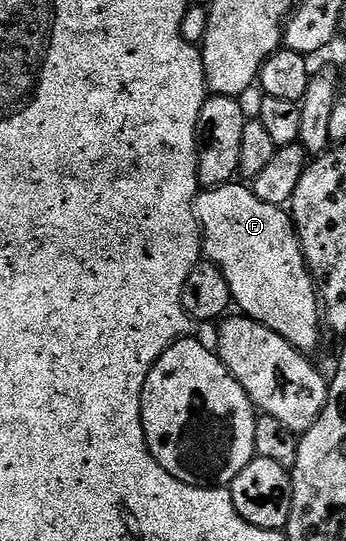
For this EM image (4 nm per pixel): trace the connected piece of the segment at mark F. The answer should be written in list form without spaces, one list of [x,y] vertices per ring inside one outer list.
[[[229,183],[208,187],[194,202],[196,216],[200,219],[202,253],[205,258],[219,267],[230,283],[230,295],[235,308],[255,321],[261,321],[278,335],[282,335],[301,353],[311,354],[311,349],[320,345],[322,333],[322,302],[316,292],[316,282],[304,264],[304,252],[296,236],[296,226],[291,216],[281,206],[262,203],[244,183]]]

